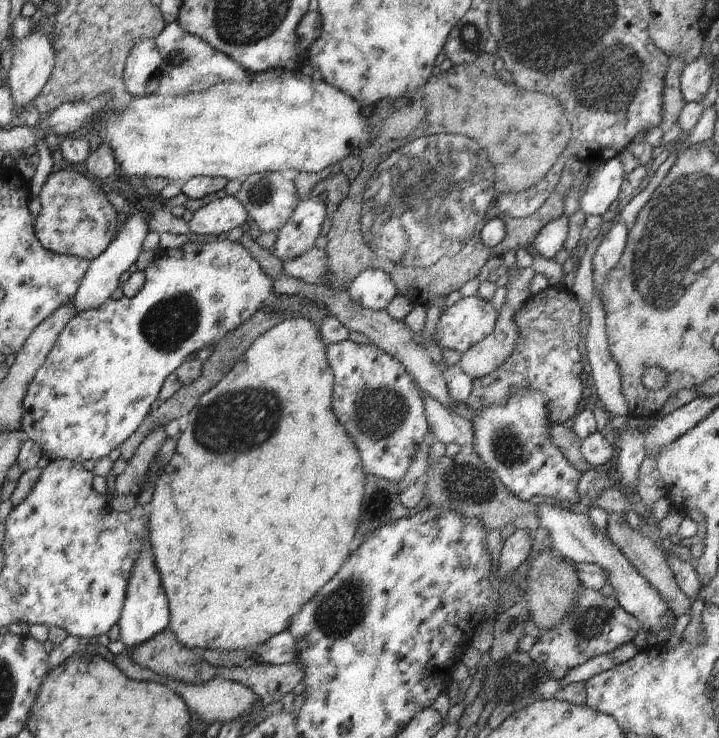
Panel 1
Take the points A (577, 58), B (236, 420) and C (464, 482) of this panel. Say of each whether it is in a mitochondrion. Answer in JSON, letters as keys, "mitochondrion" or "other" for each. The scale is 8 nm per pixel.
{"A":"mitochondrion","B":"mitochondrion","C":"mitochondrion"}

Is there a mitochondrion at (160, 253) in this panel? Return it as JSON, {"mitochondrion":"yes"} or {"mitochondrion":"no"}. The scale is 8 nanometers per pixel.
{"mitochondrion":"no"}

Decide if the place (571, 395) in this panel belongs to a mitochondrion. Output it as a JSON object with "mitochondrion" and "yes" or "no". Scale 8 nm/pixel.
{"mitochondrion":"no"}

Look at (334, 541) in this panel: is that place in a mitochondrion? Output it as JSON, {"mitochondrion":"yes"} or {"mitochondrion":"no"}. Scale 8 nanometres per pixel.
{"mitochondrion":"no"}

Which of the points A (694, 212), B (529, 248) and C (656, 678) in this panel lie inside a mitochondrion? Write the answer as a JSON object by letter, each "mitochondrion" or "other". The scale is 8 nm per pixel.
{"A":"mitochondrion","B":"other","C":"other"}

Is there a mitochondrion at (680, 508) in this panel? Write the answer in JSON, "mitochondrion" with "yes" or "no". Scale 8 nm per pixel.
{"mitochondrion":"no"}

